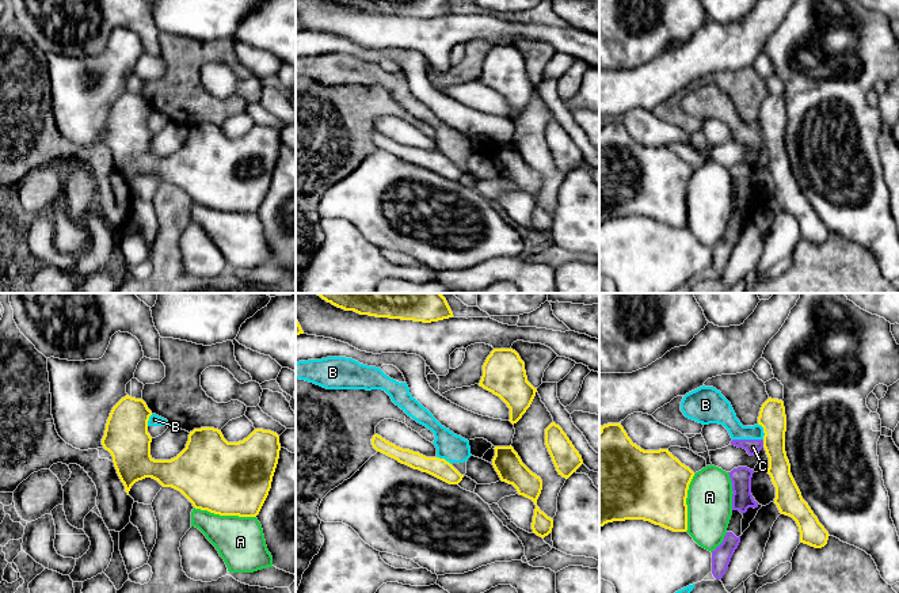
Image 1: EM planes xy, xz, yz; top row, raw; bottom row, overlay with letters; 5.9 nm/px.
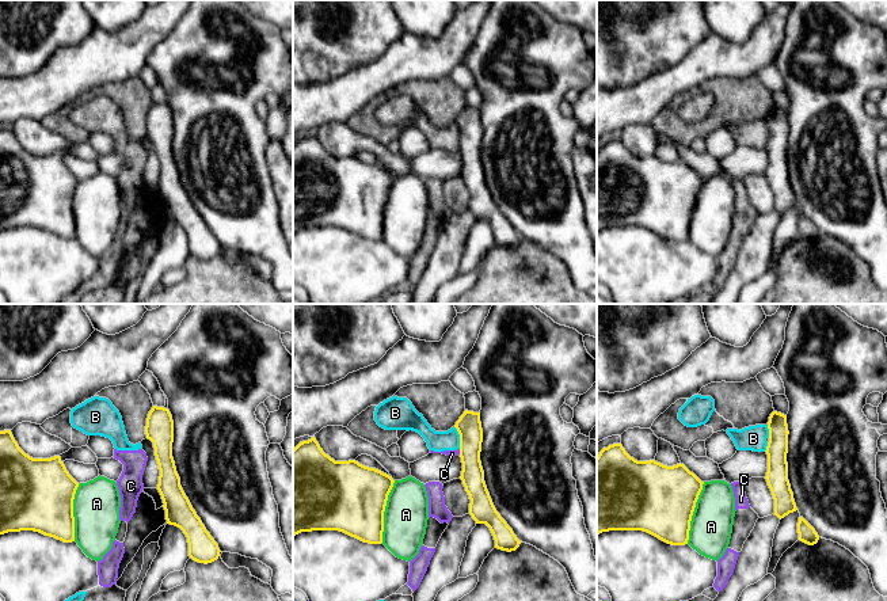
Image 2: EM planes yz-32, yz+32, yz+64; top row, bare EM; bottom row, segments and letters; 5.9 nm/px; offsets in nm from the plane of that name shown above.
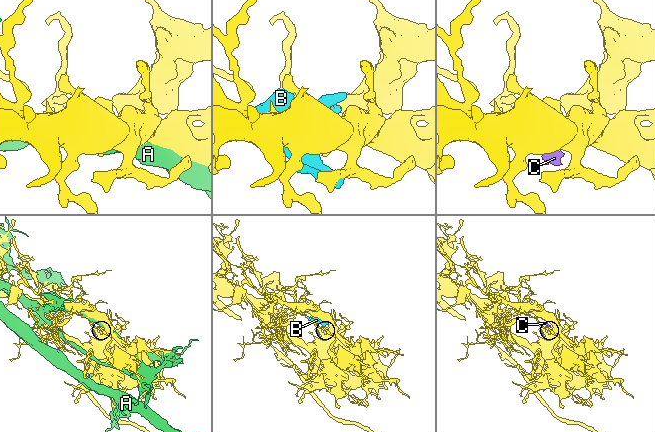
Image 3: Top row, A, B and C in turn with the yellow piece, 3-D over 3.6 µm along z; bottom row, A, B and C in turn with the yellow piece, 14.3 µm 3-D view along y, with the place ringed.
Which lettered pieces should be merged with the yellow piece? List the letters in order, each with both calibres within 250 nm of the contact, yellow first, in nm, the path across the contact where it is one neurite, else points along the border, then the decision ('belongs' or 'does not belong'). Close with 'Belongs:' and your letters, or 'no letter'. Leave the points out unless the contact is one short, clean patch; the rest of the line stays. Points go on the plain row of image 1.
A: 440 nm thick on the yellow side, 280 nm on the other; does not belong
B: 160 nm thick on the yellow side, 120 nm on the other; does not belong
C: 160 nm thick on the yellow side, 90 nm on the other; border along yz (762, 136), (764, 143); does not belong
Belongs: no letter

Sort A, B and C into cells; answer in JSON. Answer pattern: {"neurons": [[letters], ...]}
{"neurons": [["A"], ["B", "C"]]}

